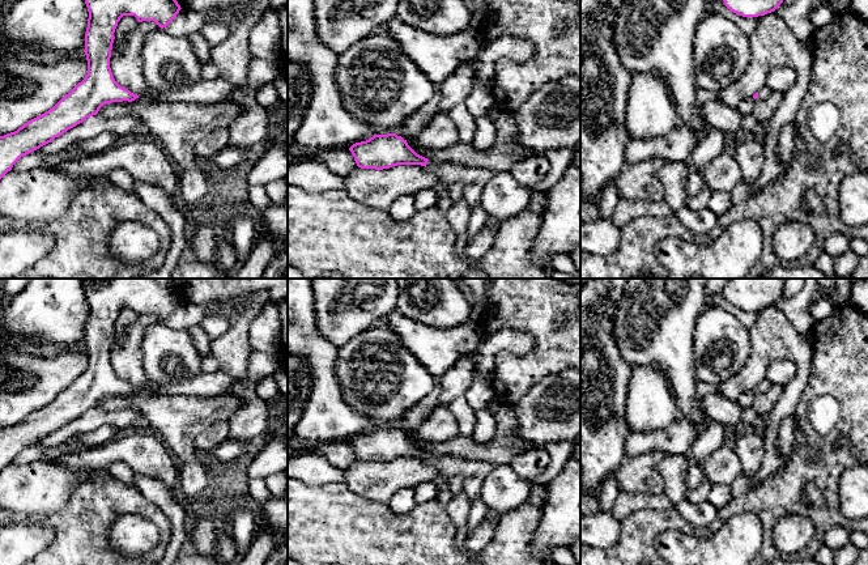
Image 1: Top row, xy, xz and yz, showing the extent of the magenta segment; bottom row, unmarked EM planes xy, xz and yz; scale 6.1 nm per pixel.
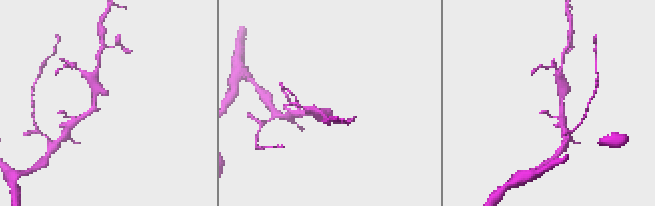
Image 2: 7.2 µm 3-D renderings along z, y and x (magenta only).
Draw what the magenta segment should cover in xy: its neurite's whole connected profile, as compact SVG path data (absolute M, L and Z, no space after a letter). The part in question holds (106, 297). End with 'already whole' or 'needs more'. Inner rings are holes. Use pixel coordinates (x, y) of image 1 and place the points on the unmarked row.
M81 279L81 284L89 305L84 343L88 353L88 368L52 402L29 413L17 424L0 429L0 472L12 463L21 450L51 436L86 411L97 408L103 398L123 394L132 395L145 388L157 390L162 386L149 381L145 386L137 388L120 379L112 369L110 351L115 332L114 326L123 309L135 309L139 315L154 314L163 322L182 302L175 290L153 279Z; needs more

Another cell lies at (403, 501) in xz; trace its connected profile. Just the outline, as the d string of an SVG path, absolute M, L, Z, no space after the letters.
M413 488L400 489L388 501L388 506L396 514L408 514L416 505L417 505L417 502L414 498L414 489Z

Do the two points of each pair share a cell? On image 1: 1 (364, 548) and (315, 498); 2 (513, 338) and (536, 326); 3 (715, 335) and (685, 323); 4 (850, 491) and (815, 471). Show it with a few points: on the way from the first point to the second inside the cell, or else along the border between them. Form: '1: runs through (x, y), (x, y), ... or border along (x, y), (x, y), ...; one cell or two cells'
1: runs through (352, 536), (326, 510); one cell
2: border along (494, 332), (502, 328), (527, 331), (535, 347); two cells
3: border along (703, 308), (696, 321), (693, 334), (694, 359); two cells
4: border along (854, 466), (839, 479), (838, 510), (843, 514); two cells

